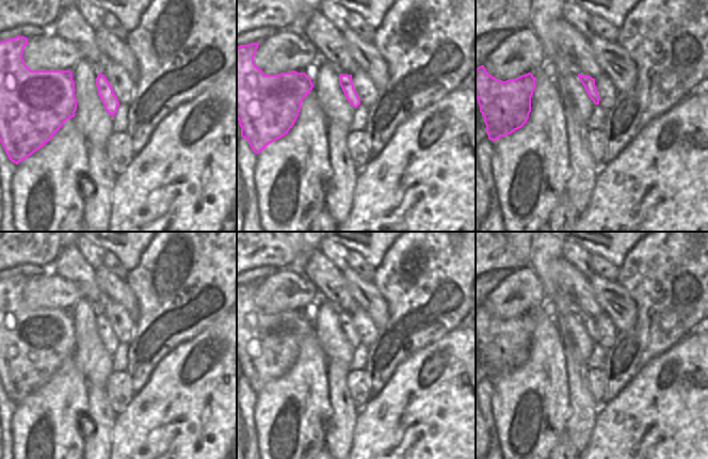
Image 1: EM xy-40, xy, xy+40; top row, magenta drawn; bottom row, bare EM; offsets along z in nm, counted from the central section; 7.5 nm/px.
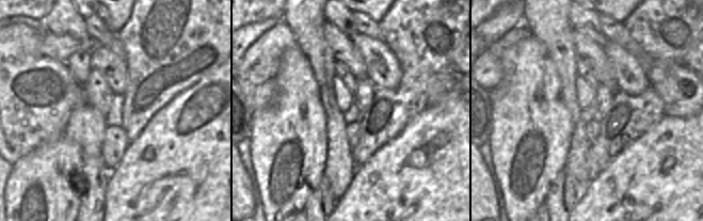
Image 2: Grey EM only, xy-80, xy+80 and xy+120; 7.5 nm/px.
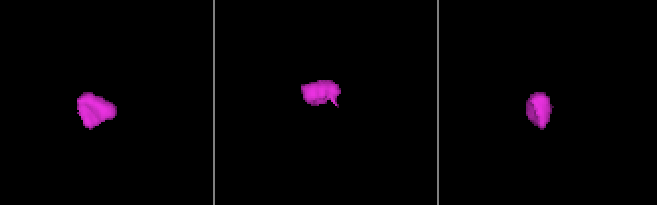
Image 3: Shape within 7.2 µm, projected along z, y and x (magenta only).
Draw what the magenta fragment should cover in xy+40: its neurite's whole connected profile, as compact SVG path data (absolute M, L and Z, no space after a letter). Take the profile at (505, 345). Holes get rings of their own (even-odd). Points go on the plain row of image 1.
M484 304L476 307L476 337L489 379L511 374L527 362L534 328L531 312L502 320L489 314Z

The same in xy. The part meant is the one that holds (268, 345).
M259 282L237 286L237 359L241 376L246 378L255 393L280 378L294 364L303 338L312 329L311 318L305 312L291 310L278 314L266 314L255 302Z

